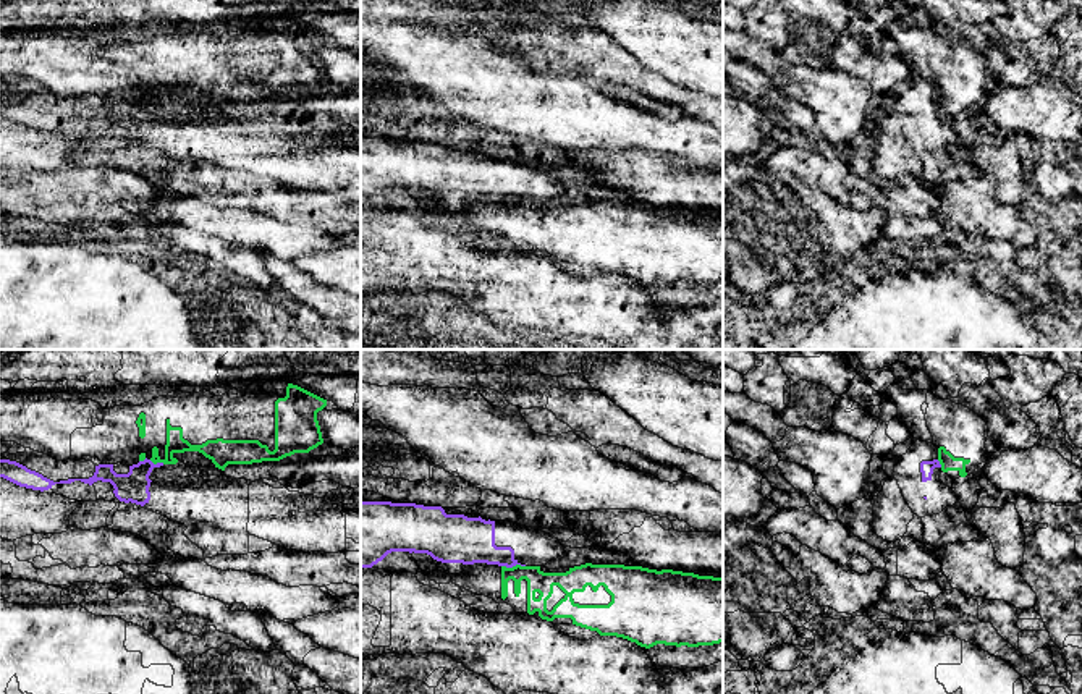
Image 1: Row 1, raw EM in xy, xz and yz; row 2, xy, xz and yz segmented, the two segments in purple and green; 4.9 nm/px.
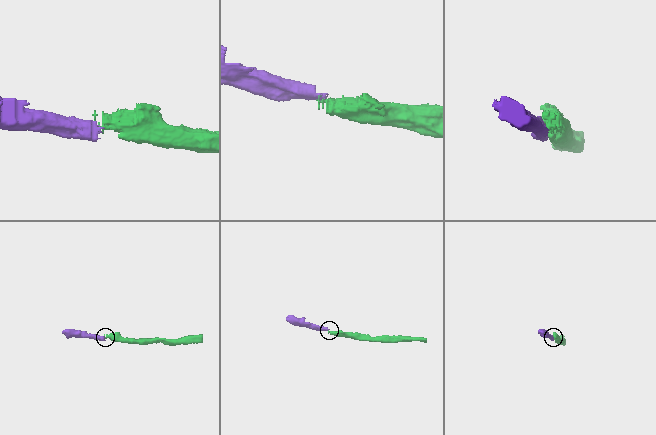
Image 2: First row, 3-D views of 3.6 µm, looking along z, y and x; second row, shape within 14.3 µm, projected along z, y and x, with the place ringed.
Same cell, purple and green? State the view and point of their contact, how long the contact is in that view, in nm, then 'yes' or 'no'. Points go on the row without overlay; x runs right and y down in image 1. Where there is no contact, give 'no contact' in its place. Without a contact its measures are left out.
xz (513, 203) | 120 nm | no

